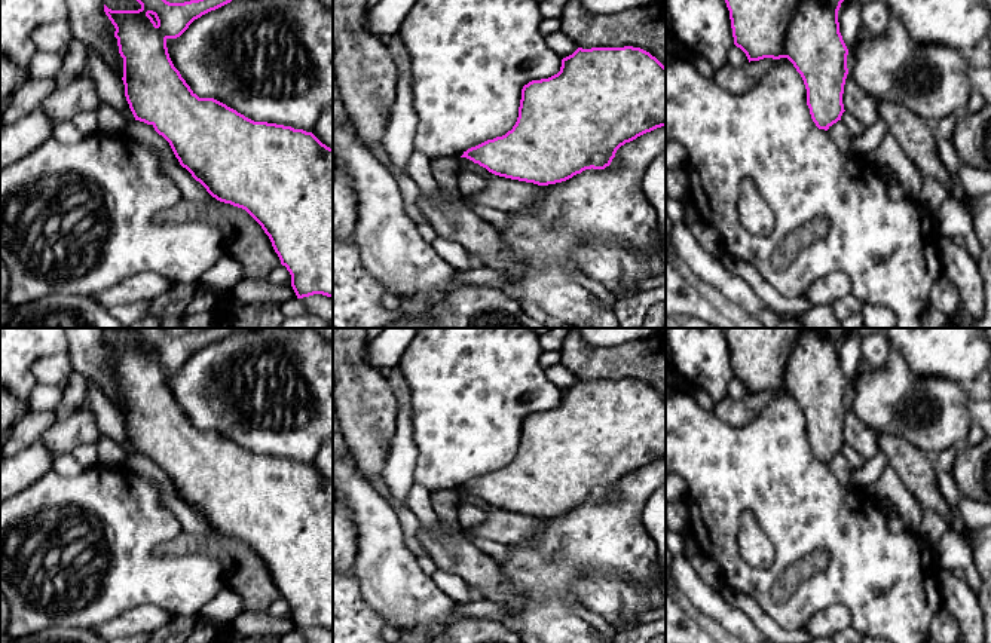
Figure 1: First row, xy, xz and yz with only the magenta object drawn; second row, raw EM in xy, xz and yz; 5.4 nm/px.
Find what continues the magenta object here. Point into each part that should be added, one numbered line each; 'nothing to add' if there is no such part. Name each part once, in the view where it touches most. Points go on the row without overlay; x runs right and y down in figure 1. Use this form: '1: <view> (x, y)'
nothing to add

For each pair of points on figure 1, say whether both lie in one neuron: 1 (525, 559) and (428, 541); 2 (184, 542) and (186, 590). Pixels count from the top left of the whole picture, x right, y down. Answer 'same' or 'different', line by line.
1: different
2: different

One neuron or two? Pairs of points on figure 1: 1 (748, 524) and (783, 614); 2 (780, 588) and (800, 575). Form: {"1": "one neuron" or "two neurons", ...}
{"1": "two neurons", "2": "one neuron"}

